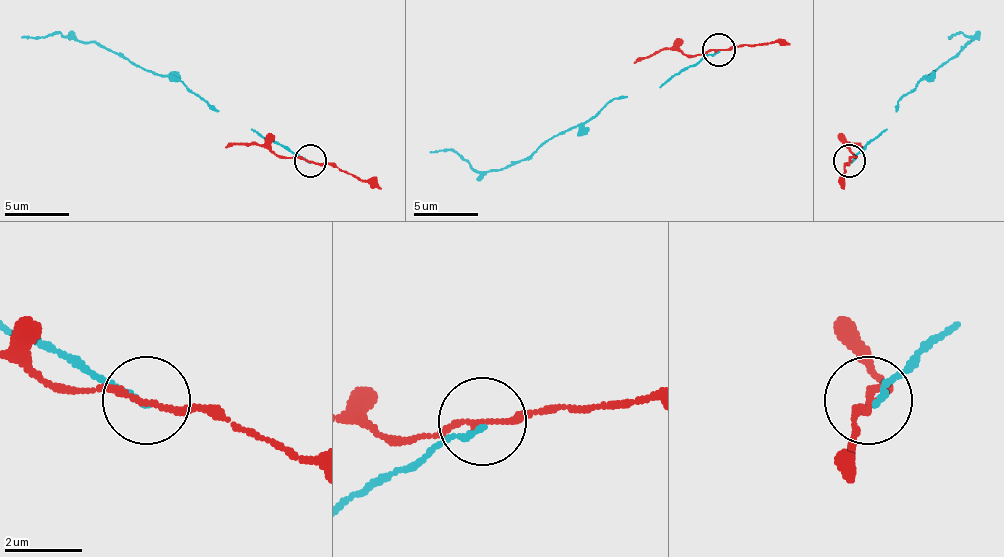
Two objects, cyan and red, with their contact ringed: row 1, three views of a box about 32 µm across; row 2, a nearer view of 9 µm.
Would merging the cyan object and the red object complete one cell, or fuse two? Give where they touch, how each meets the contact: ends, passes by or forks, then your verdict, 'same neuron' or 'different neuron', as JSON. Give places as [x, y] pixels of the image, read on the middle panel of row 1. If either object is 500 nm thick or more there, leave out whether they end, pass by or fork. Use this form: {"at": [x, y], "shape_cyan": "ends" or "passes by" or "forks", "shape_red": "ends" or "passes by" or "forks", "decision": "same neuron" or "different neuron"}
{"at": [718, 49], "shape_cyan": "ends", "shape_red": "passes by", "decision": "different neuron"}

